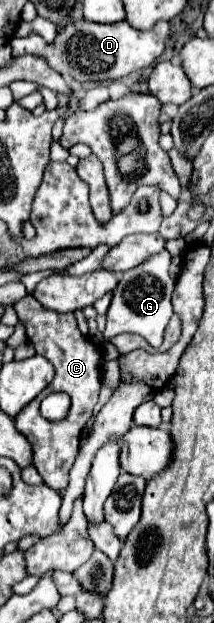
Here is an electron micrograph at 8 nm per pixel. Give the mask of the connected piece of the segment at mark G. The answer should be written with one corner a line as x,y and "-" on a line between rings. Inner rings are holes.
162,251
154,255
146,265
140,265
138,269
132,269
120,275
118,287
114,289
112,303
106,313
106,331
104,331
106,341
120,333
136,333
144,337
152,347
160,347
164,329
172,317
170,295
174,289
174,281
168,273
170,261
172,261
172,255
168,251

